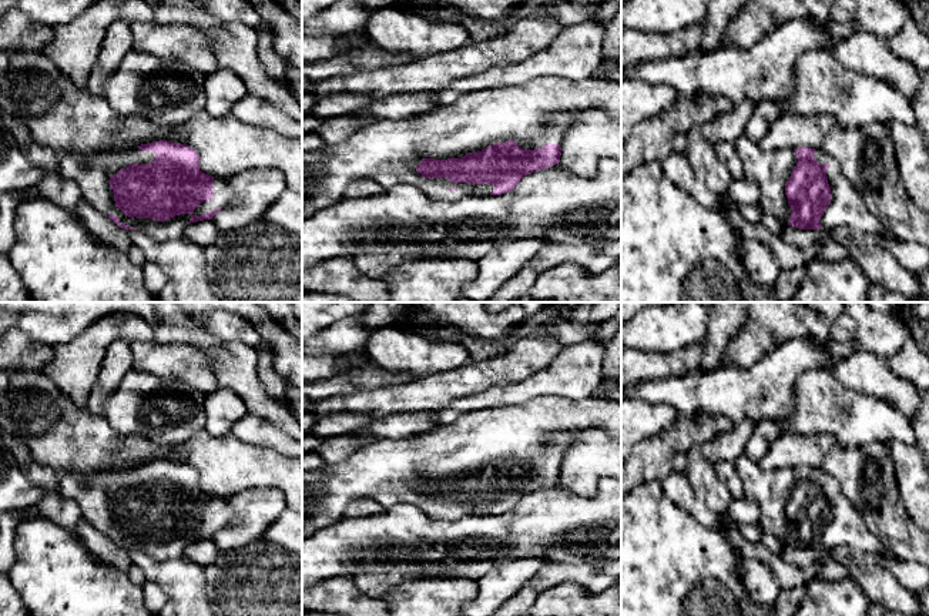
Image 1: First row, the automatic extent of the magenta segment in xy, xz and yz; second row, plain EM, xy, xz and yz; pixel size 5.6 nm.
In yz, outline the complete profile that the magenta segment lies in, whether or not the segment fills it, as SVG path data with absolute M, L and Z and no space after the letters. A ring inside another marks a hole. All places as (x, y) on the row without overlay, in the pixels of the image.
M745 453L734 466L744 496L758 509L757 525L764 533L799 549L851 548L872 555L892 555L845 498L839 482L822 468L764 471Z

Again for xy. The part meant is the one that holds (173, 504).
M167 459L125 471L107 469L87 482L78 481L73 472L61 472L56 495L74 500L83 519L121 548L140 549L157 560L182 558L190 542L212 539L232 522L228 499L202 492L192 466Z

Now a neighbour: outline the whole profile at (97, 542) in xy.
M85 519L78 522L78 533L87 548L98 556L103 562L127 572L131 568L131 560L127 549L117 545L107 535L97 530Z

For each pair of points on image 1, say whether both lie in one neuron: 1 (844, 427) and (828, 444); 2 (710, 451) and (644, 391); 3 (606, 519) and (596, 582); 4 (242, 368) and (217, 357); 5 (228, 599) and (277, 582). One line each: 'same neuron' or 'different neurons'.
1: different neurons
2: different neurons
3: different neurons
4: same neuron
5: same neuron

